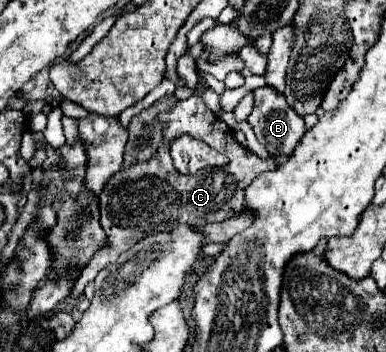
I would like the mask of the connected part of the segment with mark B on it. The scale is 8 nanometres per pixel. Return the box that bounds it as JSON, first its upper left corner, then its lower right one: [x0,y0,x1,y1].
[247,85,305,155]

